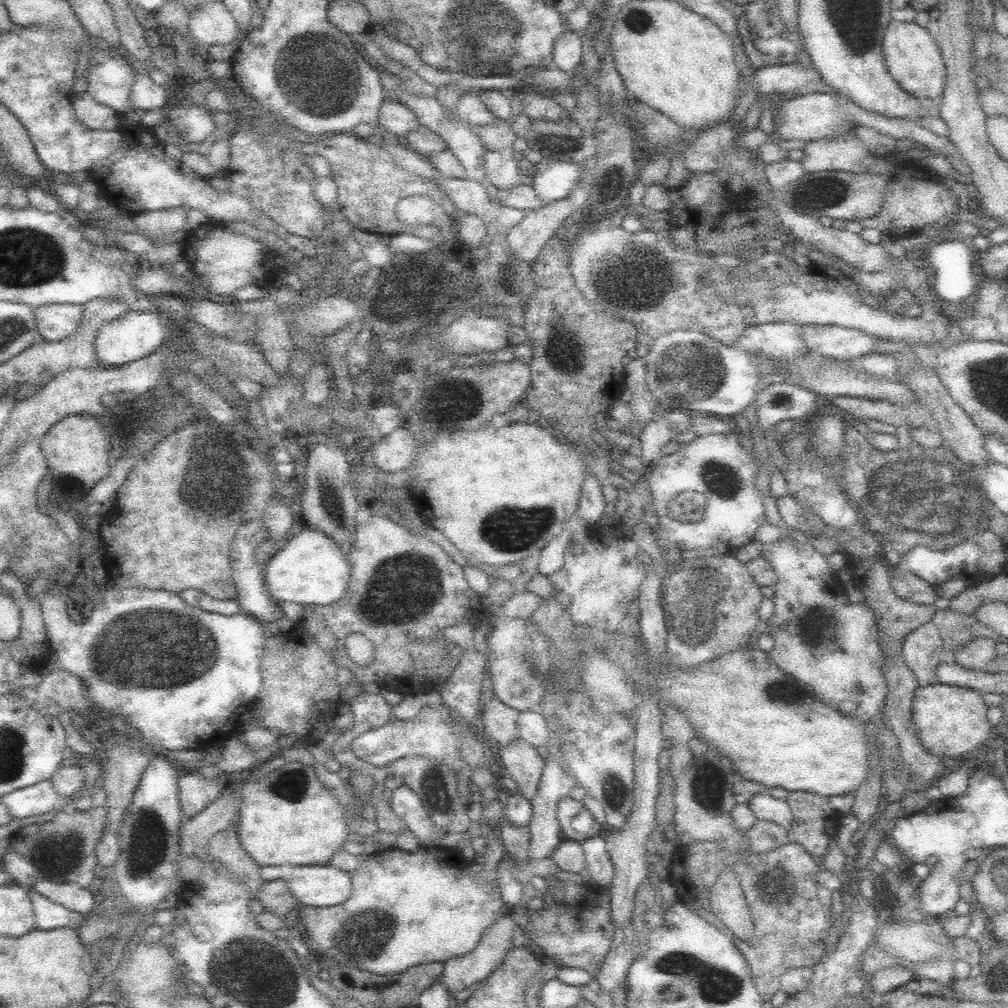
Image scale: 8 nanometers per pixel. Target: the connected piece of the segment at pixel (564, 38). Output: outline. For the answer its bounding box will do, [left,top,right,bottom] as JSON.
[548,24,582,72]

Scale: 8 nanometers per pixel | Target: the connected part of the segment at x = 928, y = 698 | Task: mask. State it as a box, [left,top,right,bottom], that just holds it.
[912,682,994,758]

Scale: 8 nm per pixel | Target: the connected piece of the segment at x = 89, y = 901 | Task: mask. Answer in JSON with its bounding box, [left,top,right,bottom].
[34,882,98,912]

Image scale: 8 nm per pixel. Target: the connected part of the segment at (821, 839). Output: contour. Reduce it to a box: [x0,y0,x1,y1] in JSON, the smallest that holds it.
[786,792,842,860]

